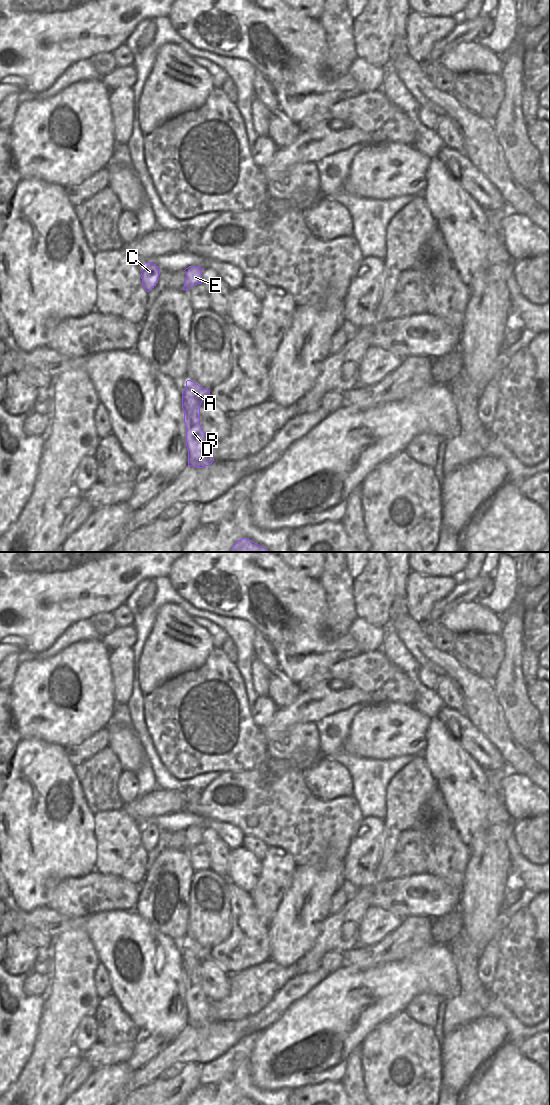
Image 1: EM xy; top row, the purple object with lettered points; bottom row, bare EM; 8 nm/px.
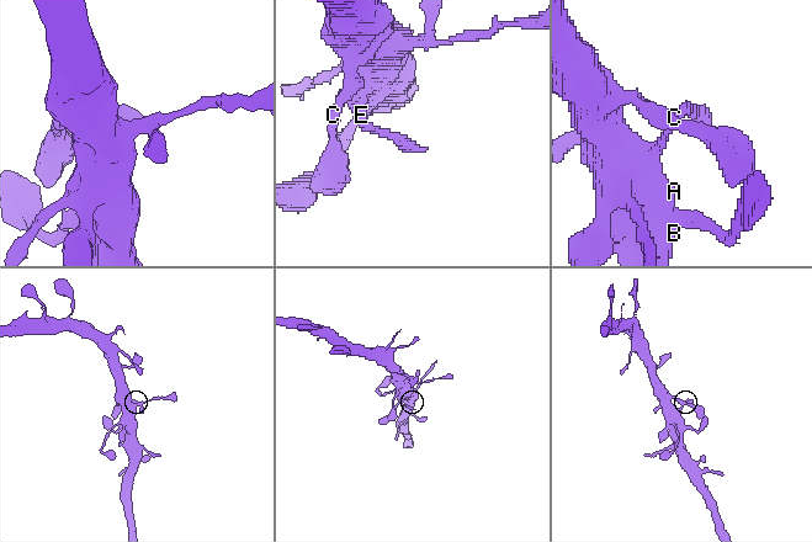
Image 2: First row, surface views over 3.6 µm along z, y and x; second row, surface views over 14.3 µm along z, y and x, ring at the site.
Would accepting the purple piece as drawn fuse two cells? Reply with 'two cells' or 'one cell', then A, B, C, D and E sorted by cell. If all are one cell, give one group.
one cell; A B C D E

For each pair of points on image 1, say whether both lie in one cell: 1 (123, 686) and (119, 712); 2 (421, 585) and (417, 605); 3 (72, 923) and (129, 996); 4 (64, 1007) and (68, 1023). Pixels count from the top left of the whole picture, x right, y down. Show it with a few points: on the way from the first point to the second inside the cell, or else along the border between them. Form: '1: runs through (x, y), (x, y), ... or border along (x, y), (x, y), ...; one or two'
1: border along (116, 703), (125, 704); two
2: runs through (421, 590), (419, 600); one
3: runs through (94, 931), (112, 949), (113, 963), (118, 974); one
4: runs through (67, 1011), (68, 1019); one

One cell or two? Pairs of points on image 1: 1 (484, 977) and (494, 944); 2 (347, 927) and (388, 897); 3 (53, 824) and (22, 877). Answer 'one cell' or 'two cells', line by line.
1: one cell
2: two cells
3: one cell

